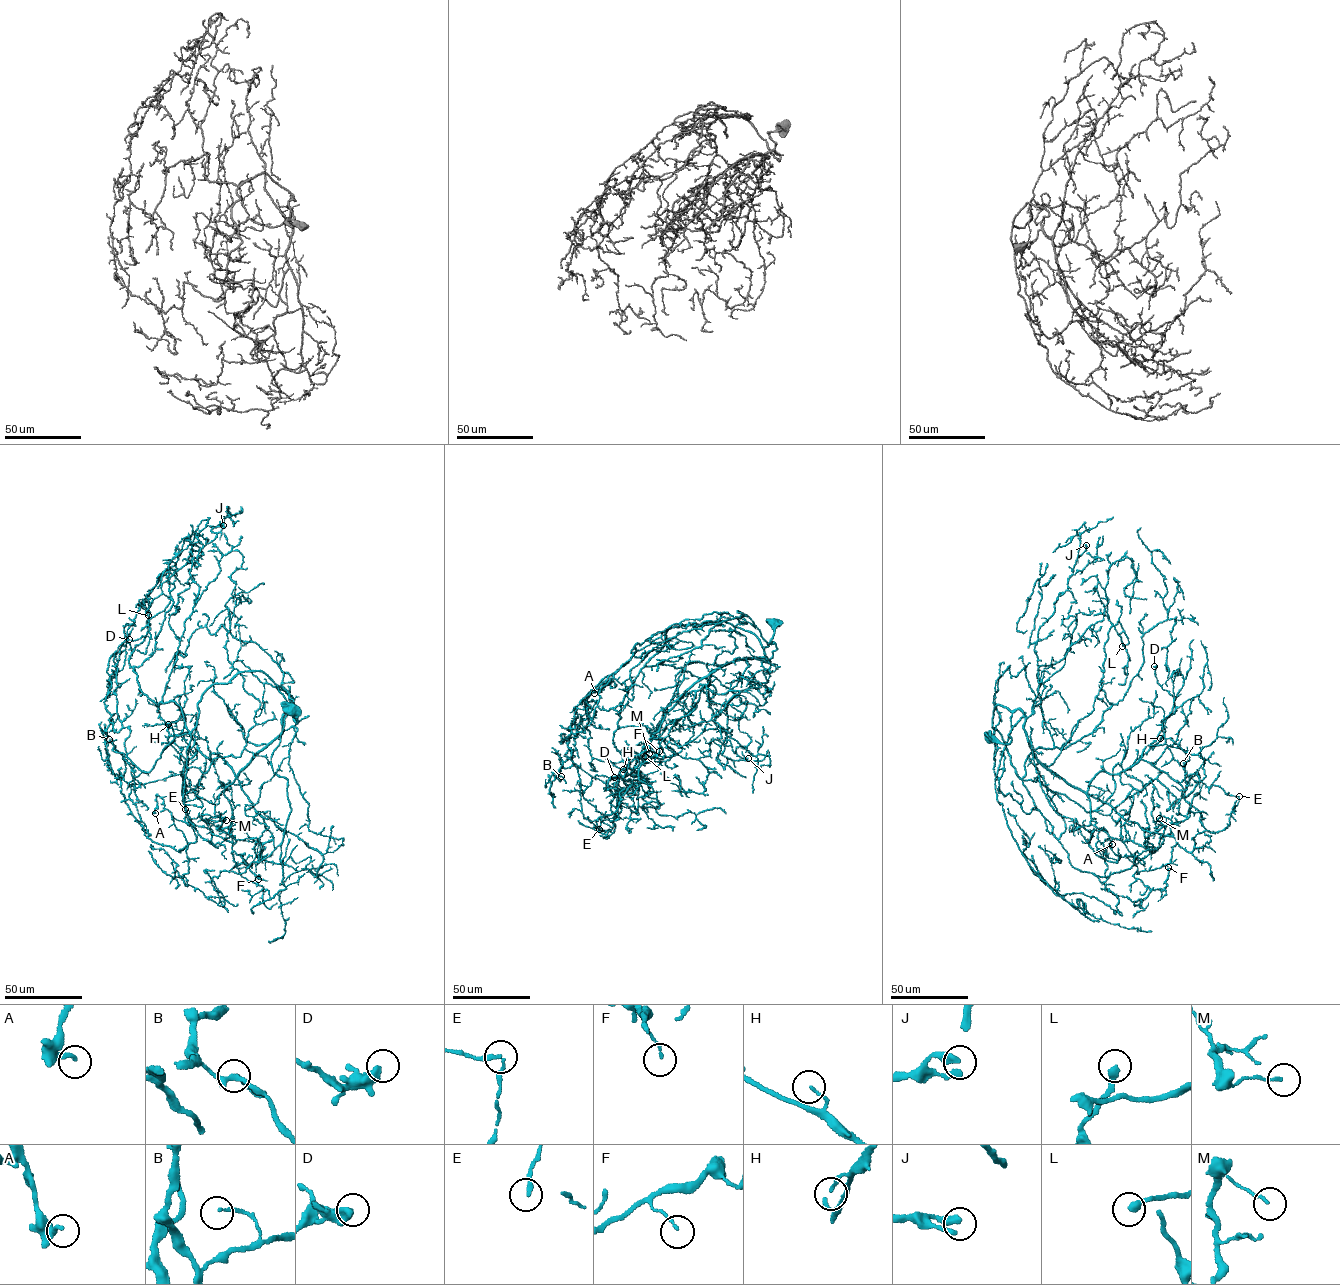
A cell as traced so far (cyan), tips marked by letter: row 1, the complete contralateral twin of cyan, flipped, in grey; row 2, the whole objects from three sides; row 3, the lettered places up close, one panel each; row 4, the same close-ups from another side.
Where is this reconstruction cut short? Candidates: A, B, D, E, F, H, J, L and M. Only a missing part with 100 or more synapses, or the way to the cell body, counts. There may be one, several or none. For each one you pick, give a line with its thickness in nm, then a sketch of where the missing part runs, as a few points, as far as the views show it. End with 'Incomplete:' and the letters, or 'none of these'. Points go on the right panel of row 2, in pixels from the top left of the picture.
Incomplete: none of these

